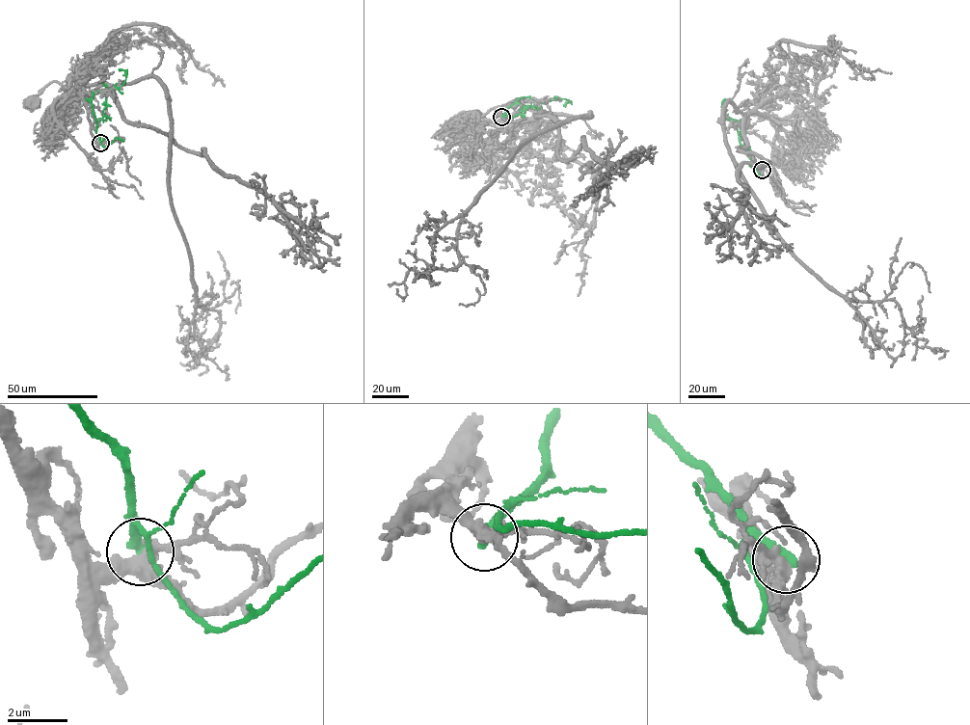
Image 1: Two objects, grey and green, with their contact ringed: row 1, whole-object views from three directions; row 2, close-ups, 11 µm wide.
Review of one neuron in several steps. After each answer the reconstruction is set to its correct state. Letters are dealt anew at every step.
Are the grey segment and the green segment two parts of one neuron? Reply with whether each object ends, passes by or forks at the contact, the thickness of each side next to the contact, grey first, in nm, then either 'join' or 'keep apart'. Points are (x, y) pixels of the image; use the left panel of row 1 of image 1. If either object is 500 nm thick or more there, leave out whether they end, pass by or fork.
grey forks there; green ends there; 380 nm thick on the grey side, 360 nm on the other; keep apart

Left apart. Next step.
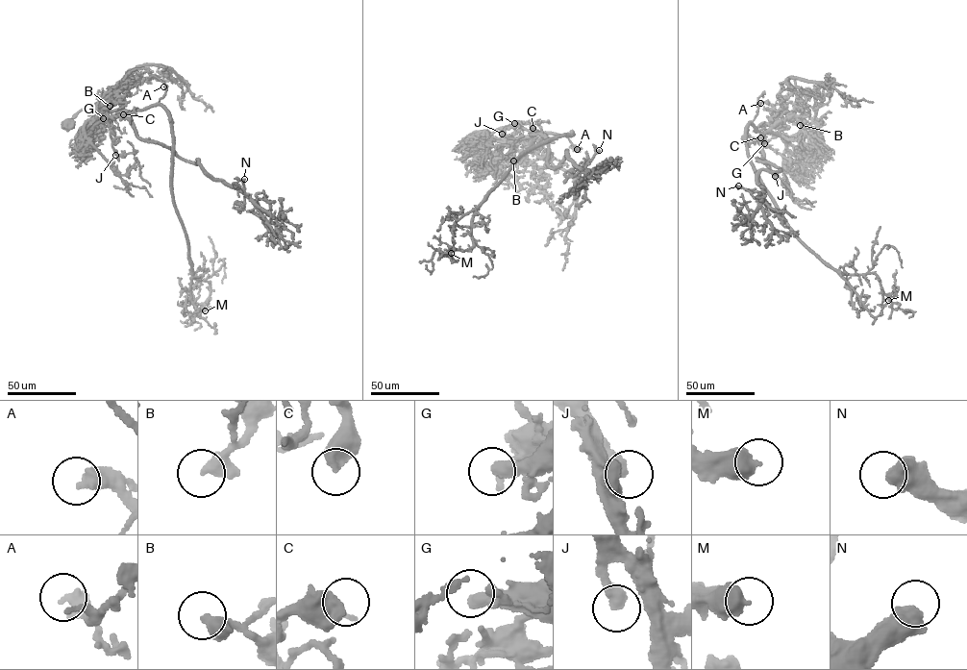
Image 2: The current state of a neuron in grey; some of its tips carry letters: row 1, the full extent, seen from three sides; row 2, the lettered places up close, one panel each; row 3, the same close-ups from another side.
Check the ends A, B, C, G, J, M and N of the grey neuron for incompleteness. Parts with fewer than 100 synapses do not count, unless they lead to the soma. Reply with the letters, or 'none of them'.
G

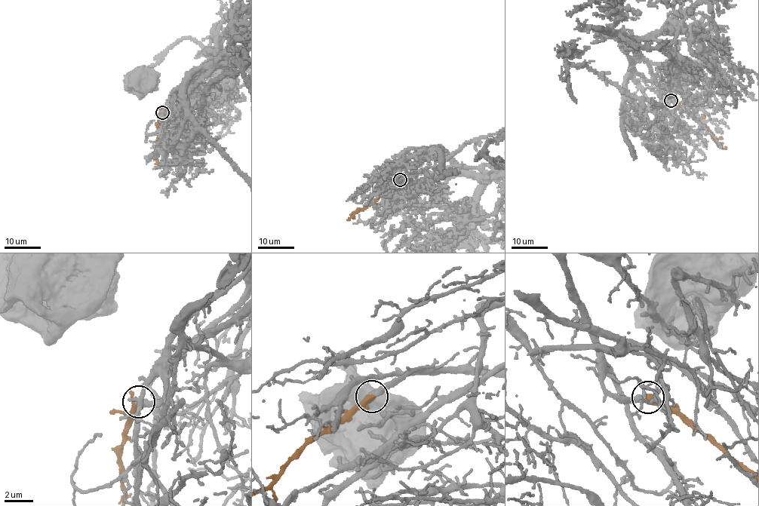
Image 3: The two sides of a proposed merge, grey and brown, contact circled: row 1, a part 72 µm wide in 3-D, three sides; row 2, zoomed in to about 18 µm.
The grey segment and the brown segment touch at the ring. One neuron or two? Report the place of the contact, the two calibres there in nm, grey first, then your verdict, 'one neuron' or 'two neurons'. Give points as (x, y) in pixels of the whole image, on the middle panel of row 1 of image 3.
(400, 179) | 420/380 nm | one neuron

